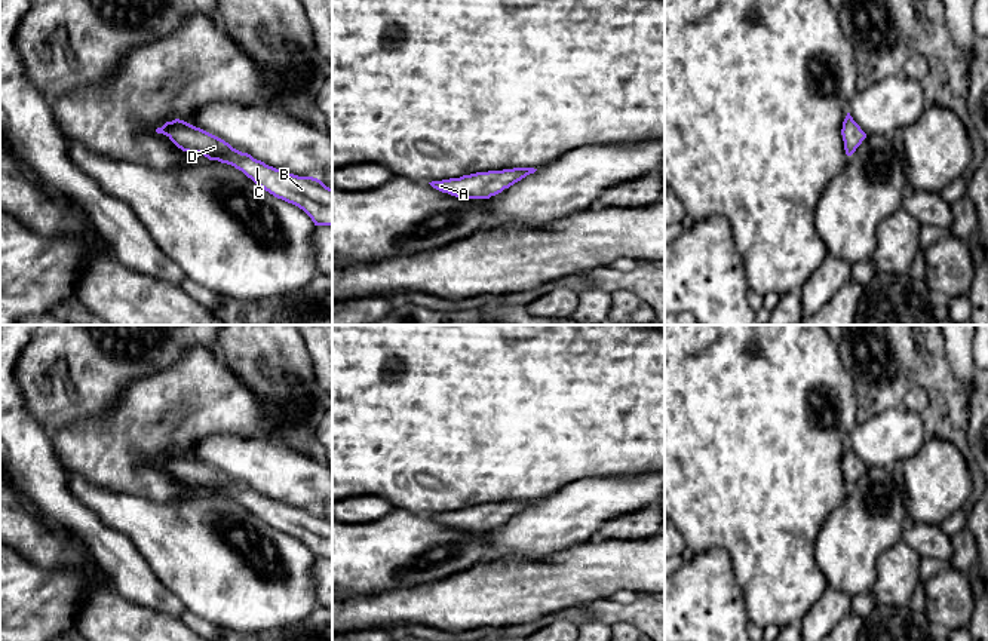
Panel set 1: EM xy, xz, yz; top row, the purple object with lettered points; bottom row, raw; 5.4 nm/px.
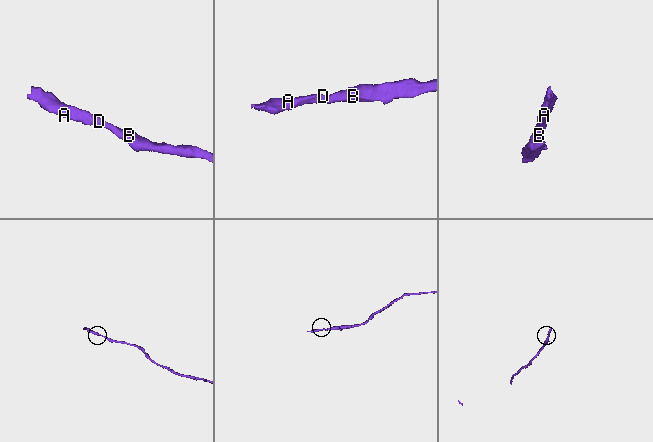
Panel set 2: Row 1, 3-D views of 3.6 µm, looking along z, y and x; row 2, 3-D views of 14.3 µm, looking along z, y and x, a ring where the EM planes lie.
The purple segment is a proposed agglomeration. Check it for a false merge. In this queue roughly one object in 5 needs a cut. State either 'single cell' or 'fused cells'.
single cell

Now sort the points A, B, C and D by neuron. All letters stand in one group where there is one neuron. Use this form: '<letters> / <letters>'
A B C D

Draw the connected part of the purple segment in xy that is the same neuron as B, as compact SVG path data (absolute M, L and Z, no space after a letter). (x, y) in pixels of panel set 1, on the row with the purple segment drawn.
M175 119L156 129L166 135L178 148L200 153L209 160L218 160L242 171L257 185L277 199L303 209L314 226L332 226L332 188L313 177L298 177L233 148L224 139Z

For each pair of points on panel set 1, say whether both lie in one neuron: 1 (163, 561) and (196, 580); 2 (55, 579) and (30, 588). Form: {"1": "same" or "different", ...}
{"1": "same", "2": "same"}

